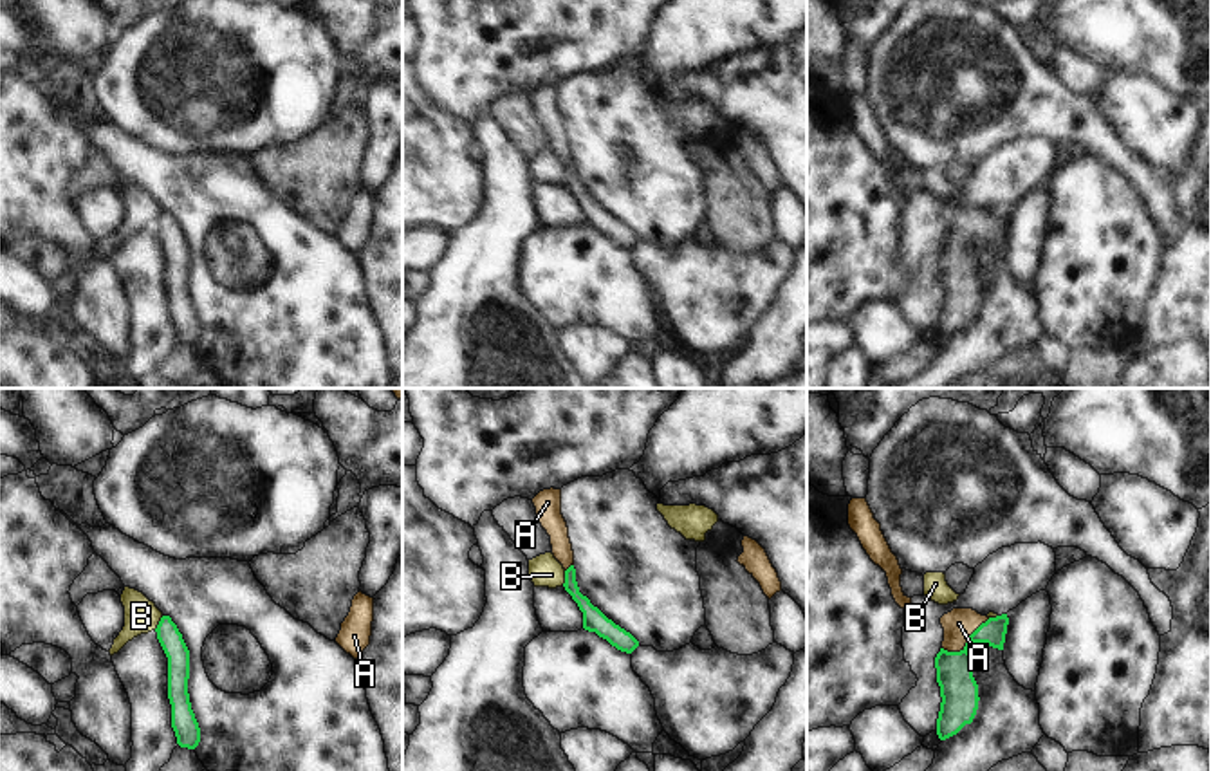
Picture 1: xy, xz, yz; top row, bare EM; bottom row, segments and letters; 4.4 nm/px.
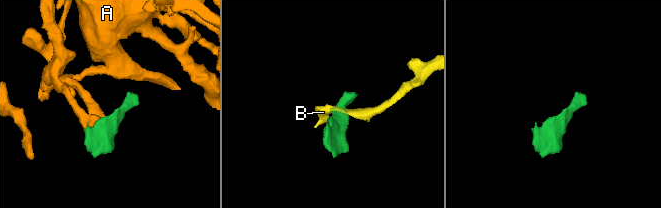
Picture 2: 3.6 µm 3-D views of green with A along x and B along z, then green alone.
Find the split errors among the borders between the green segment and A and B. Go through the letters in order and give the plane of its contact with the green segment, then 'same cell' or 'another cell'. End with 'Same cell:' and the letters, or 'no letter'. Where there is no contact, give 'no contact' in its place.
A: yz | same cell
B: xy | another cell
Same cell: A

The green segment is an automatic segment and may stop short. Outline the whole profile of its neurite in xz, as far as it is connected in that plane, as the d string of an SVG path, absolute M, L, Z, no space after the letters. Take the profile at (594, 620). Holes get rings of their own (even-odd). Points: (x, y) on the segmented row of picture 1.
M543 489L532 498L532 504L541 527L550 536L552 554L565 569L563 587L583 612L583 628L596 632L617 650L632 654L639 646L639 641L630 632L608 619L597 607L590 603L587 596L579 592L569 527L561 515L561 489Z

